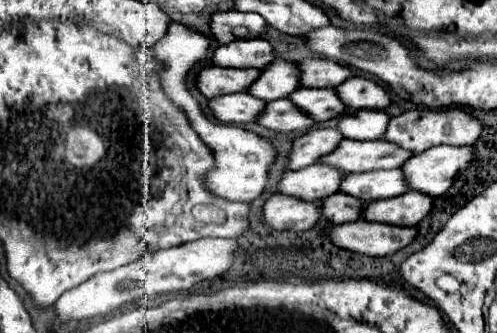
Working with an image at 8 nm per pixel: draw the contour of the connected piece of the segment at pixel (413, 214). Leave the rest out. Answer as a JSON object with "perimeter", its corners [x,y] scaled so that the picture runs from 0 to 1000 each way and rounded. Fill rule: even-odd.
{"perimeter":[[[821,574],[789,598],[765,598],[757,610],[740,610],[732,658],[785,676],[837,676],[865,640],[869,610],[873,592],[853,586],[845,574]]]}

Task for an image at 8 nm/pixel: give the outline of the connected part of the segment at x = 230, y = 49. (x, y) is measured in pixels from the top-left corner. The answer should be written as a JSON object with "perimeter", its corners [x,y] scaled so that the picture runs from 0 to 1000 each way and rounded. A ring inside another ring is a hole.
{"perimeter":[[[483,117],[475,129],[443,135],[431,153],[427,189],[443,201],[483,201],[483,195],[463,195],[459,183],[499,189],[511,195],[515,207],[531,207],[551,183],[551,141],[535,117]]]}

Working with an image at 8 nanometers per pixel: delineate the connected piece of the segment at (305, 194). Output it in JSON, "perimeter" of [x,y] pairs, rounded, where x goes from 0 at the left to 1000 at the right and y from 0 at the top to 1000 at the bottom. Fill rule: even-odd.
{"perimeter":[[[636,489],[604,514],[579,514],[567,532],[559,574],[616,604],[648,604],[660,586],[672,586],[684,574],[684,550],[692,544],[692,532],[696,520],[688,520],[684,508],[668,495]]]}

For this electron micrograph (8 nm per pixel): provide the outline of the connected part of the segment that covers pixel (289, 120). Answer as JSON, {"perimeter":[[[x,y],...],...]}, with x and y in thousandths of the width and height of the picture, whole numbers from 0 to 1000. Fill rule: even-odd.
{"perimeter":[[[555,297],[539,309],[531,345],[523,351],[523,375],[551,393],[584,399],[584,393],[620,393],[636,375],[636,363],[628,363],[612,333],[604,333],[584,297]]]}

